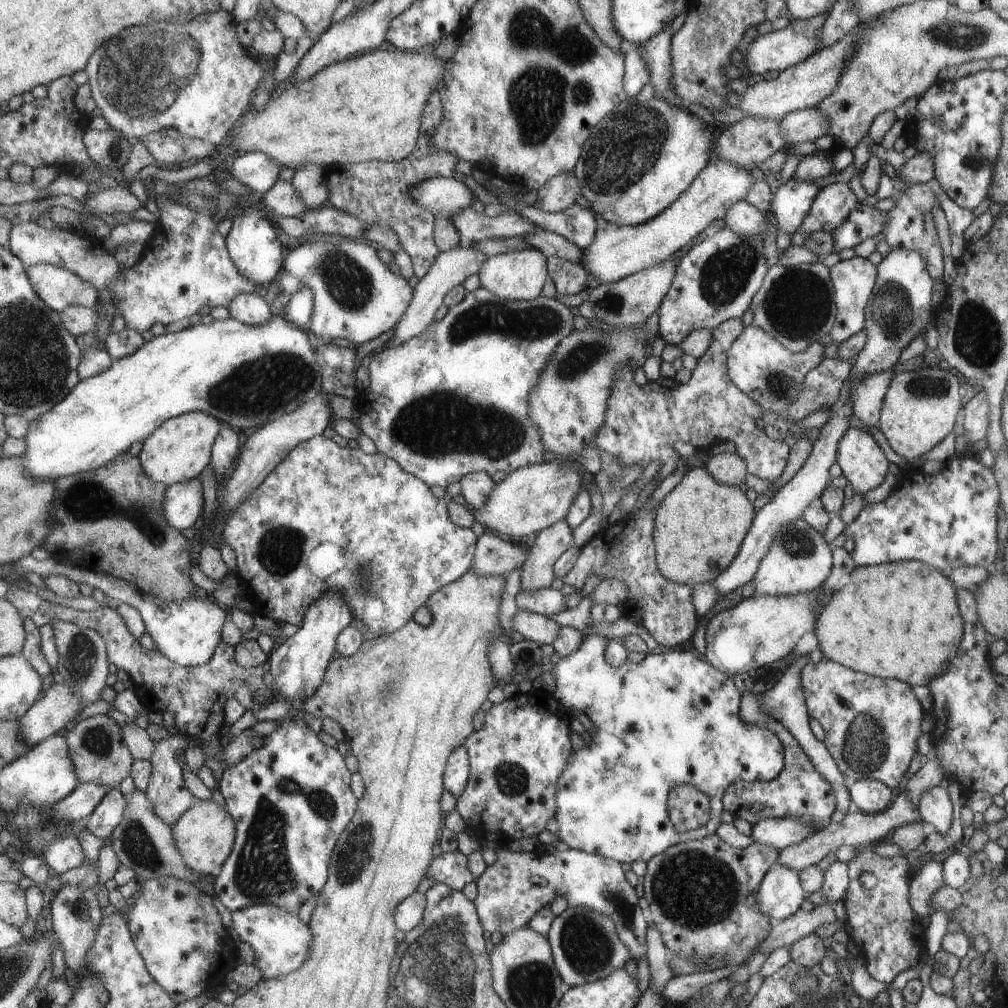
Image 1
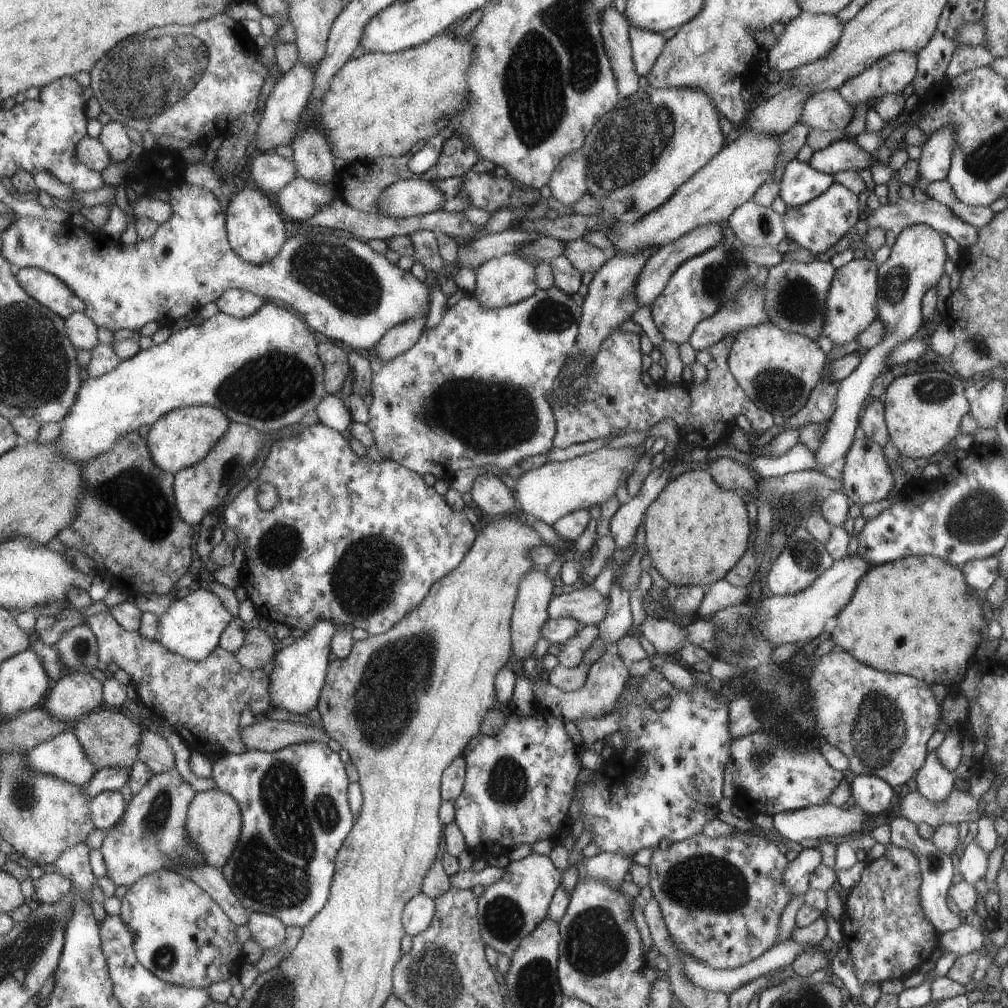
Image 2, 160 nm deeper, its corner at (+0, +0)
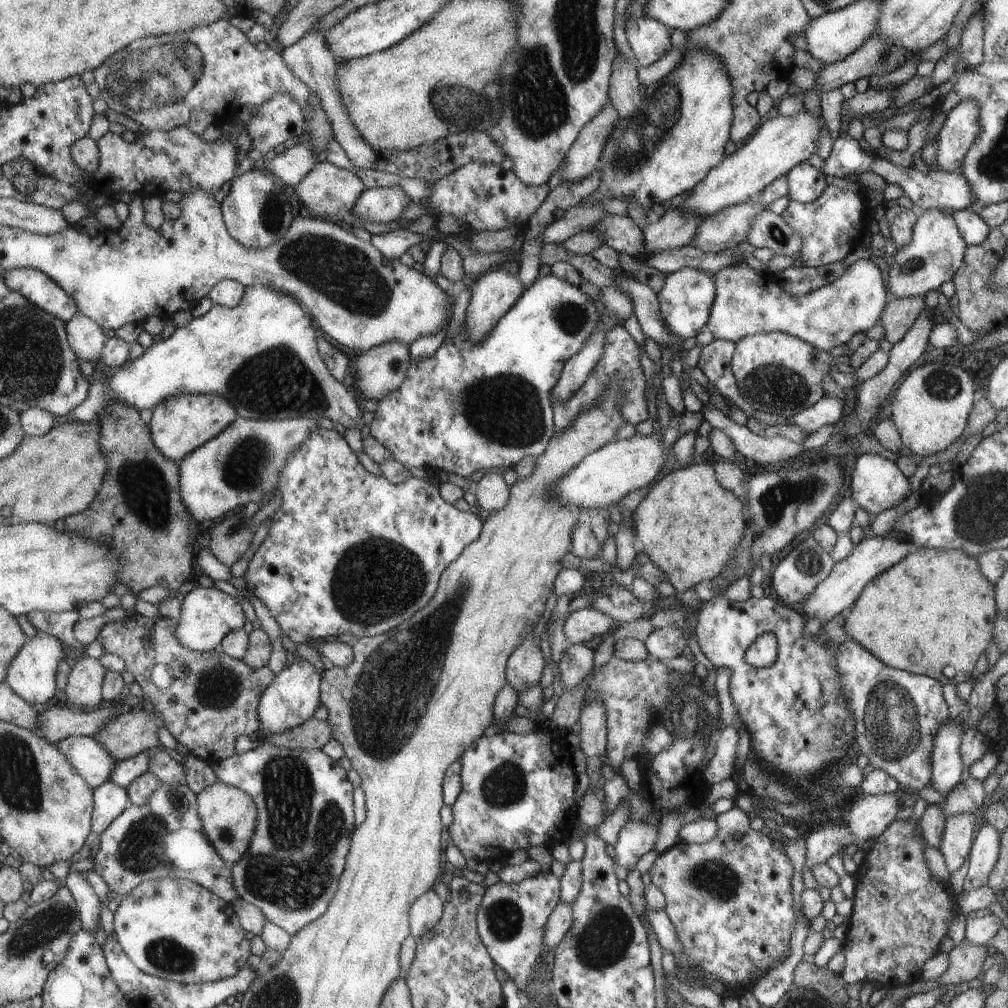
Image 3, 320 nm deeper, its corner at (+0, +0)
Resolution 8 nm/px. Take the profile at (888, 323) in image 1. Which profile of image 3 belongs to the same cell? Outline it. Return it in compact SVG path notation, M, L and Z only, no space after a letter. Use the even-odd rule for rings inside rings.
M925 209L912 226L911 240L892 255L887 268L886 289L897 299L924 297L929 290L939 289L943 282L952 280L962 266L966 245L949 209Z

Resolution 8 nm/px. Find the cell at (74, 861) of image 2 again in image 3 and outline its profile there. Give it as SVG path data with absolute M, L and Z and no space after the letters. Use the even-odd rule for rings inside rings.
M82 872L69 874L64 885L69 887L77 899L82 911L83 929L95 934L97 928L101 926L101 903L103 900Z

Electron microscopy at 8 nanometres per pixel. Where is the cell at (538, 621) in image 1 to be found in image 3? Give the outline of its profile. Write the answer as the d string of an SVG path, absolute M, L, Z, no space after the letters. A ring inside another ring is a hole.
M582 608L569 613L563 627L565 638L570 647L580 646L591 638L605 636L616 627L616 622L596 608Z

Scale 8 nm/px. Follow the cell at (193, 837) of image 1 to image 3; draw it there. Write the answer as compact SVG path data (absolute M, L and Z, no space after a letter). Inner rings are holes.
M217 782L198 794L198 811L204 829L219 855L229 865L234 865L246 856L258 828L258 806L255 799L235 785Z

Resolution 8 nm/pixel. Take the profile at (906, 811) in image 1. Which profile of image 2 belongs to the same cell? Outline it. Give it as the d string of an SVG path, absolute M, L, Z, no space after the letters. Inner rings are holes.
M954 788L940 801L930 801L917 791L908 792L898 800L899 814L911 822L925 823L935 828L940 824L956 825L958 822L973 822L983 816L982 805L973 798L968 789Z

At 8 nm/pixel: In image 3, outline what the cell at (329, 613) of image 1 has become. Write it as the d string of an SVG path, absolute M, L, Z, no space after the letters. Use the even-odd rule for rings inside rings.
M301 659L300 662L287 666L285 670L277 674L277 678L263 693L258 710L260 718L260 732L258 735L269 737L302 725L321 704L320 690L321 678L309 662Z

